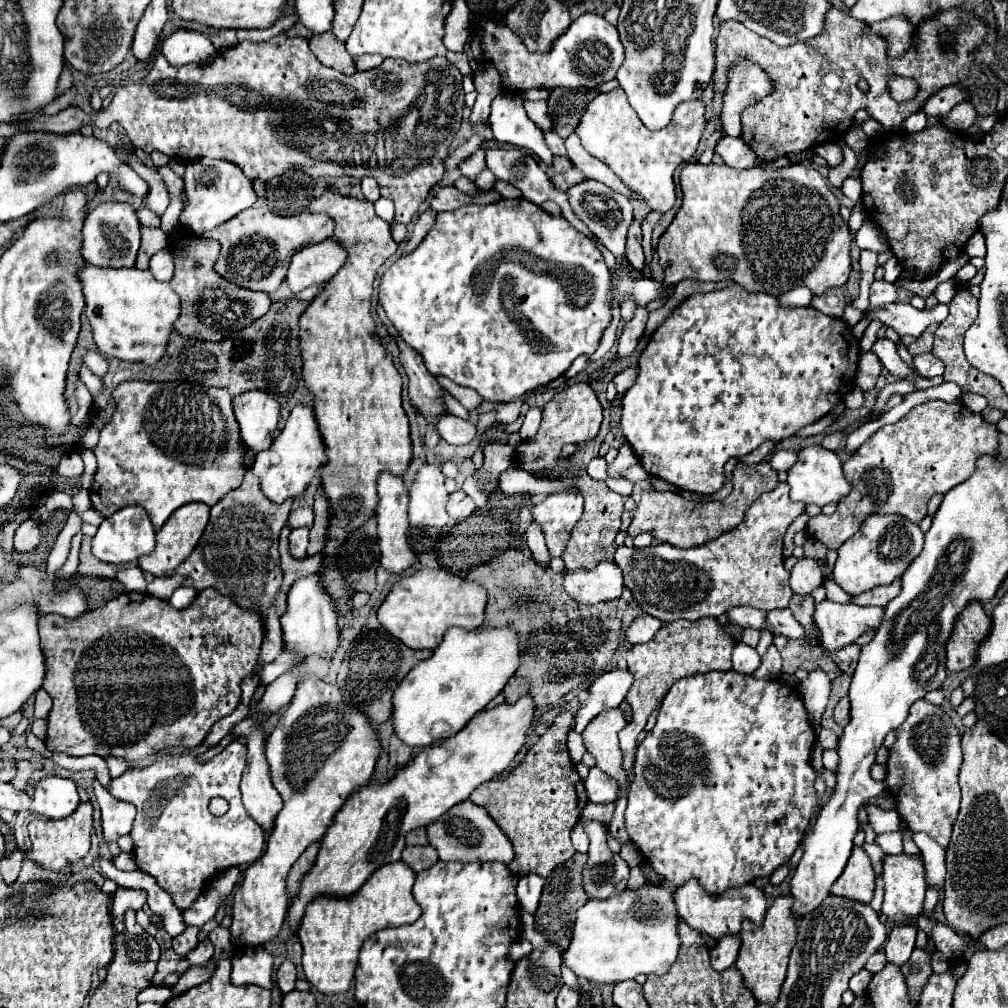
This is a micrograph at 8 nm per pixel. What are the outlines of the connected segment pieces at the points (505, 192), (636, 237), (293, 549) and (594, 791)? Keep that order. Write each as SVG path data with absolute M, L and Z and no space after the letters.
M496 180L495 189L500 193L503 199L518 199L522 198L521 192L512 184Z
M632 222L628 230L628 244L626 244L626 258L636 270L644 270L644 252L642 252L642 228L640 222Z
M308 526L296 528L290 534L290 554L294 558L306 558L306 546L308 546Z
M596 766L590 768L584 786L590 802L616 802L618 798L618 782L602 770L598 770Z

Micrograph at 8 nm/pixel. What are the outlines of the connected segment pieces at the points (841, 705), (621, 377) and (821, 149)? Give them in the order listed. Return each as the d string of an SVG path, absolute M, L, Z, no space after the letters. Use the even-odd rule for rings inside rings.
M842 698L834 710L834 720L840 724L840 726L846 726L846 722L850 722L850 700L848 698Z
M626 368L624 372L616 374L616 376L614 376L614 386L616 386L616 390L618 390L620 394L626 394L628 388L636 382L636 376L638 376L638 368Z
M822 144L816 148L816 154L826 158L830 166L836 166L838 164L836 160L842 160L842 150L836 144Z

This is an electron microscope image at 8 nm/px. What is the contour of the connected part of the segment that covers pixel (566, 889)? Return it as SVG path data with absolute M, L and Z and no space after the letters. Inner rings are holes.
M576 852L574 858L570 858L570 862L564 862L562 866L552 870L552 874L546 878L542 900L540 900L540 906L538 906L538 910L534 914L536 930L540 934L544 934L550 942L554 942L554 944L558 944L562 948L566 948L570 944L576 910L580 906L584 906L586 900L588 900L588 896L586 896L586 892L582 888L582 868L586 864L586 858L588 858L588 854Z

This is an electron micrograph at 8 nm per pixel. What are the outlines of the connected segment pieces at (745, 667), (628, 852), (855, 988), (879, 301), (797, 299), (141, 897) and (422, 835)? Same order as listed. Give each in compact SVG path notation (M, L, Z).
M738 642L734 646L732 664L734 664L734 670L740 672L740 674L754 674L760 666L760 656L752 646L748 646L744 642Z
M626 842L626 844L622 844L620 856L622 856L622 858L628 862L628 866L630 866L630 868L638 866L638 864L640 864L640 860L642 860L642 856L640 856L638 848L636 848L632 842Z
M862 969L850 979L849 989L852 990L857 997L865 995L872 976L868 970Z
M884 280L874 282L870 288L870 310L888 304L888 302L896 302L896 286L888 284Z
M794 288L788 294L780 296L780 302L782 302L782 306L796 308L796 306L810 306L812 298L814 298L814 294L808 288Z
M118 888L112 896L112 924L116 932L124 930L126 910L140 910L146 904L146 892L134 888Z
M416 828L406 836L406 844L416 846L416 844L428 844L428 836L426 836L426 828Z

